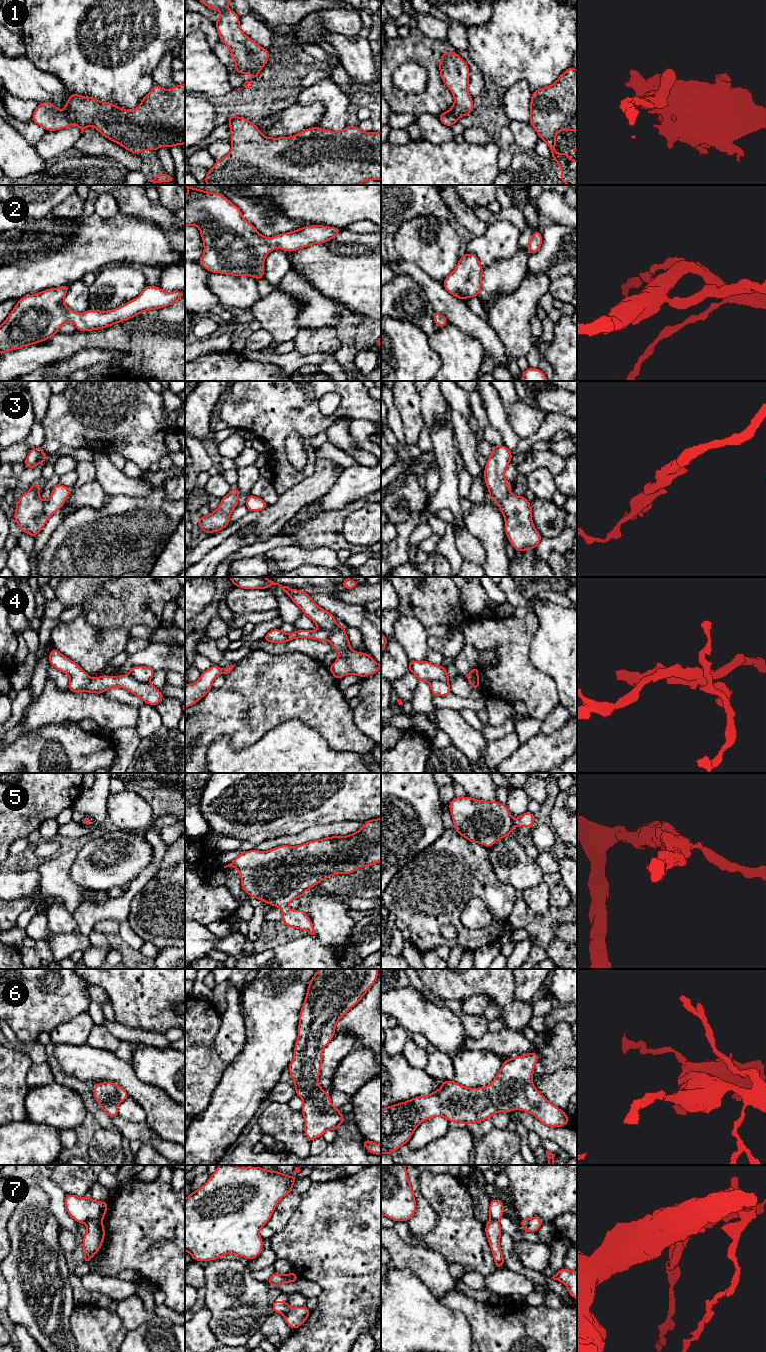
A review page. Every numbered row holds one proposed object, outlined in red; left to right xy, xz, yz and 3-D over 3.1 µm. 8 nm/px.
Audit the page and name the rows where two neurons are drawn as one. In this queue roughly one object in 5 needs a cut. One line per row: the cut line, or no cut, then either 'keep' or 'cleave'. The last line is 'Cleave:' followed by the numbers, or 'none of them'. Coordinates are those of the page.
1: no cut | keep
2: no cut | keep
3: no cut | keep
4: xz (319, 627), (331, 632), (330, 640) | cleave
5: no cut | keep
6: no cut | keep
7: xy (101, 1218), (90, 1218), (86, 1222) | cleave
Cleave: 4, 7

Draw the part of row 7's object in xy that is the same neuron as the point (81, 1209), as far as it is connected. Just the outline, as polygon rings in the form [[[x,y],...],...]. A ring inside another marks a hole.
[[[66,1194],[65,1206],[68,1215],[77,1223],[85,1223],[90,1219],[103,1219],[106,1215],[108,1201],[95,1201],[89,1196],[78,1197]]]

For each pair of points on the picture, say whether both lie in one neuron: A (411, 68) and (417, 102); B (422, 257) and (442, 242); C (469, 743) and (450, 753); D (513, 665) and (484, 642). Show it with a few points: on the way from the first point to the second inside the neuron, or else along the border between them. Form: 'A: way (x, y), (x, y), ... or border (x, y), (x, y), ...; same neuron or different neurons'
A: border (428, 73), (426, 88), (418, 93), (393, 84); different neurons
B: way (427, 252), (433, 246), (437, 246); same neuron
C: border (451, 743), (471, 762); different neurons
D: way (513, 655), (499, 640), (494, 640); same neuron

